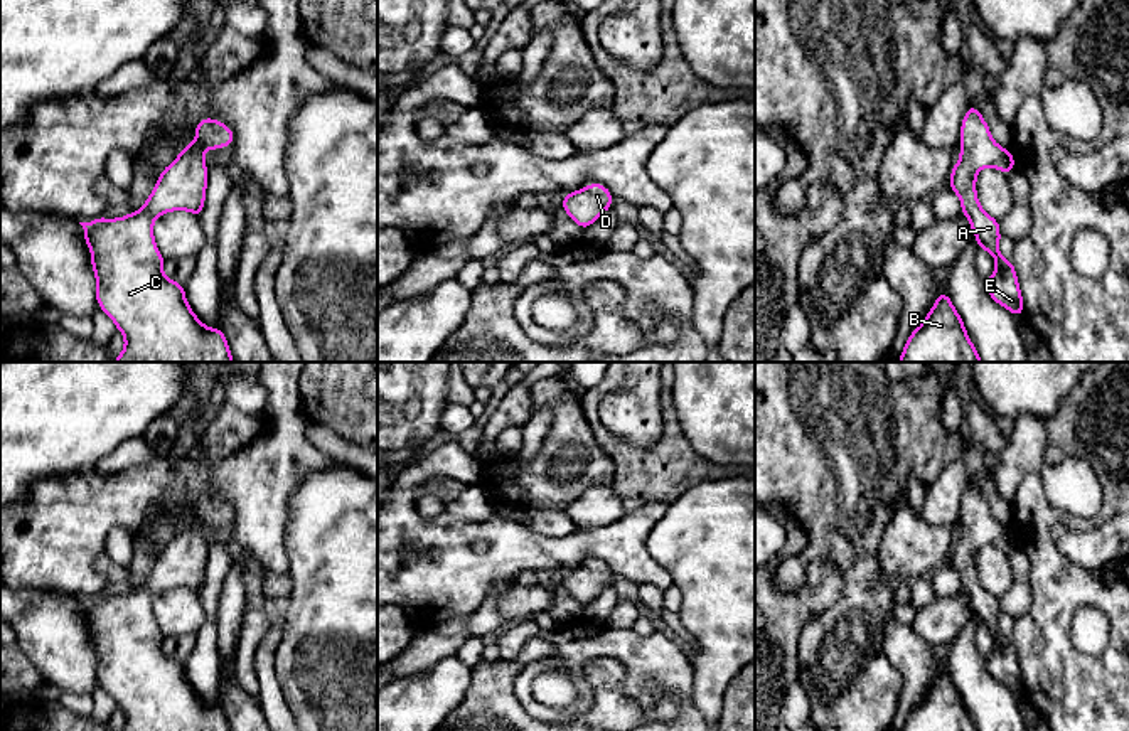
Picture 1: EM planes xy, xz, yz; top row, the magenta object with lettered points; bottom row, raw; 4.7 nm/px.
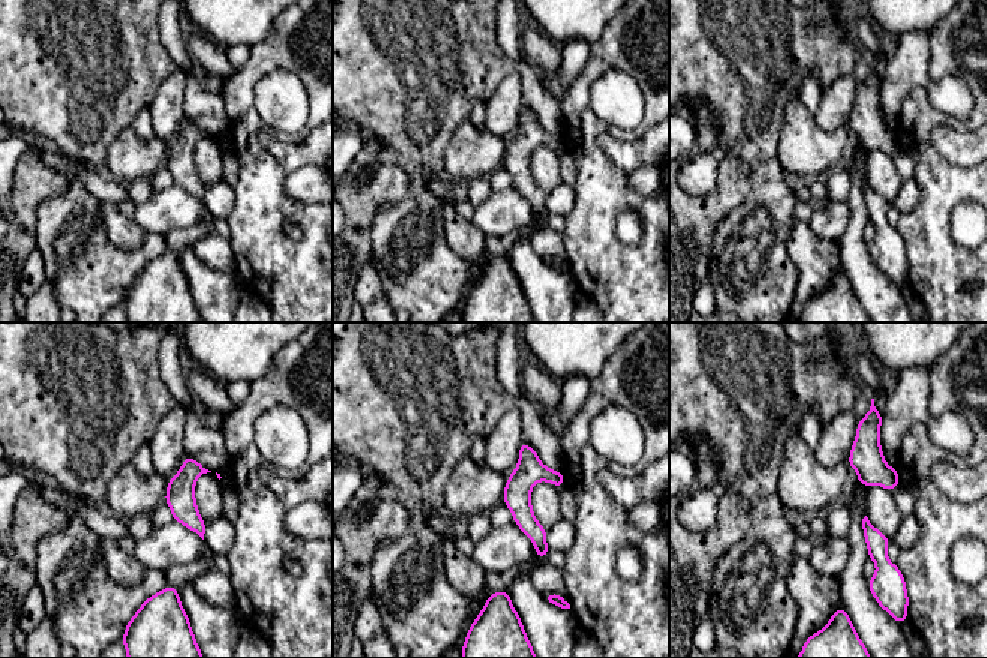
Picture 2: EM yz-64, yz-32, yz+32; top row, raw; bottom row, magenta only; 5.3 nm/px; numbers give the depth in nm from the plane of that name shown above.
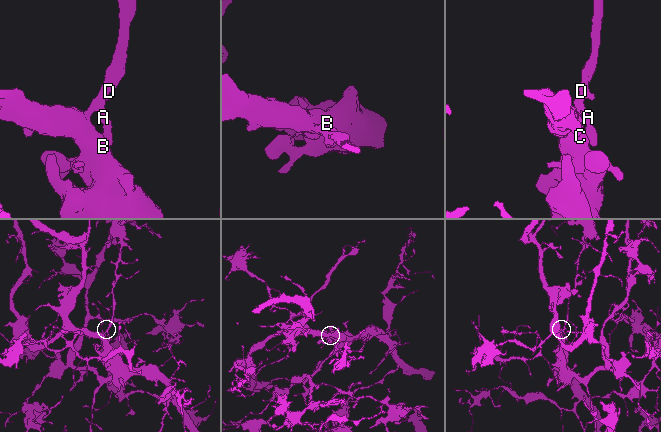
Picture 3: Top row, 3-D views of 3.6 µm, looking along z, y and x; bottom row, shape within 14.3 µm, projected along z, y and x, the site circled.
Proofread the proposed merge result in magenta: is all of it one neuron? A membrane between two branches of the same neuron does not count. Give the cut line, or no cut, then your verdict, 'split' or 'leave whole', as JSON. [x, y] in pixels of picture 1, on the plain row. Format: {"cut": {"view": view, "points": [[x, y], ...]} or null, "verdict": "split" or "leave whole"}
{"cut": null, "verdict": "leave whole"}

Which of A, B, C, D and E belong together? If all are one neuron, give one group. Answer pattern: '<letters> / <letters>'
A B C D E

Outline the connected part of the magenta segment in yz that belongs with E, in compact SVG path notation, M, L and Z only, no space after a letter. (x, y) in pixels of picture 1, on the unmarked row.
M969 480L960 502L960 537L952 542L950 566L959 573L962 591L981 627L993 632L996 648L984 659L989 674L1016 694L1023 694L1023 674L1013 638L999 630L999 598L984 590L977 578L976 556L981 546L994 544L1009 551L1016 541L1011 527L999 524L977 485Z

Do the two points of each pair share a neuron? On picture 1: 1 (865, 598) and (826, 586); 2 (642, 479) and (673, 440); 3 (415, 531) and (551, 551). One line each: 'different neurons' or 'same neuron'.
1: different neurons
2: same neuron
3: same neuron

